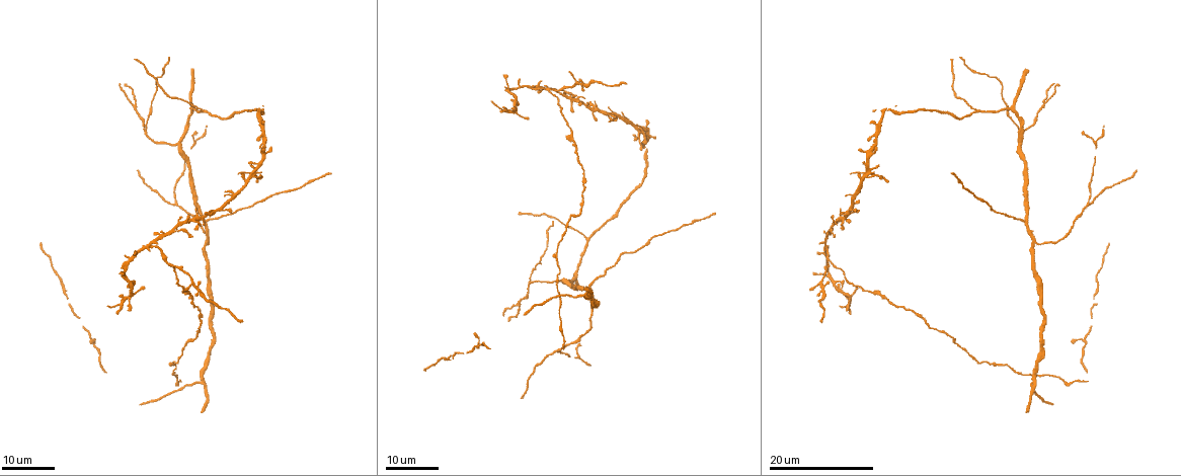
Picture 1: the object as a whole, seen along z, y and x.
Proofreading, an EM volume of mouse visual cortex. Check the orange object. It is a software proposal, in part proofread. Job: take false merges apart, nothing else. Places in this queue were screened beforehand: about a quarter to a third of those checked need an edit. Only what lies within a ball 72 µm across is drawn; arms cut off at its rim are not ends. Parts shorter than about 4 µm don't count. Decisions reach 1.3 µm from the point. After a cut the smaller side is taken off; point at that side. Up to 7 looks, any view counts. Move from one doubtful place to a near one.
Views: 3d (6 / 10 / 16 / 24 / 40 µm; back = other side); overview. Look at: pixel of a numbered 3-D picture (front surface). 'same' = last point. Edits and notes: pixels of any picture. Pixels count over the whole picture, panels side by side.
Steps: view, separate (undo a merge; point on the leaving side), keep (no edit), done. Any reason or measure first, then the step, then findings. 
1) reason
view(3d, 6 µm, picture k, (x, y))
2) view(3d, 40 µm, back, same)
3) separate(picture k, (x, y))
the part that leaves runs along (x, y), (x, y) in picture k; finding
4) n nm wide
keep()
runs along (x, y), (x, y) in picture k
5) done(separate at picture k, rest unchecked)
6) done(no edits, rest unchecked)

two arms at a narrow angle
view(3d, 24 µm, picture 1, (174, 229))

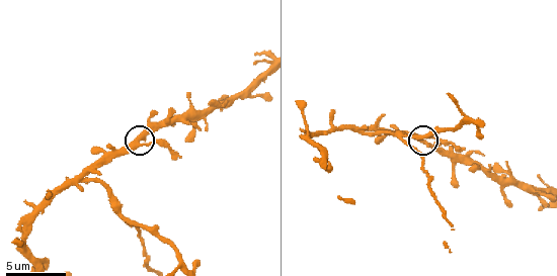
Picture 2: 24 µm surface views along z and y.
view(3d, 6 µm, picture 2, (138, 145))

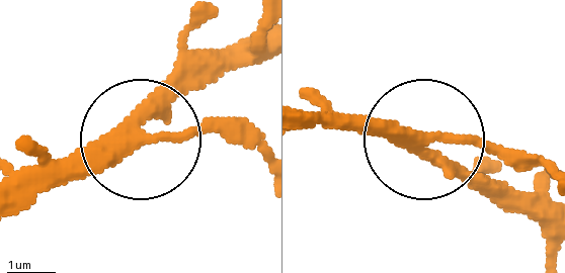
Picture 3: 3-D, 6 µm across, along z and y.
view(3d, 6 µm, back, picture 3, (138, 135))

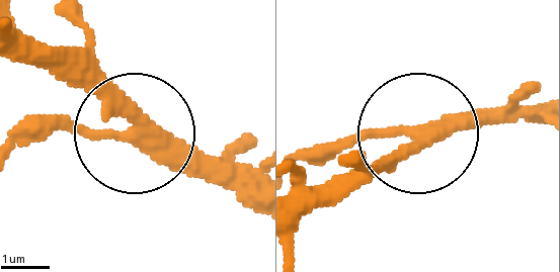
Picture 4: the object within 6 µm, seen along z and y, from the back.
keep()
runs along (16, 39), (65, 64), (130, 132), (20, 124) in picture 4; all the same neuron

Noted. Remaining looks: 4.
arms part here
view(3d, 16 µm, picture 1, (191, 111))

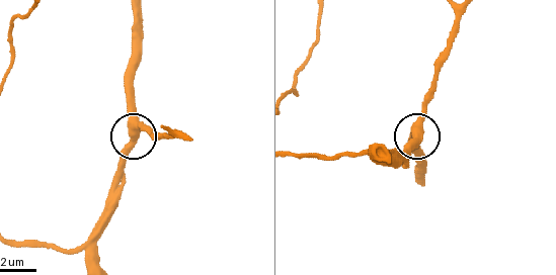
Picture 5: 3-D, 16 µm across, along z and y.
view(3d, 10 µm, picture 5, (129, 128))

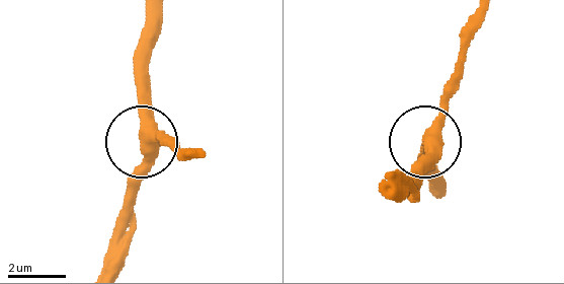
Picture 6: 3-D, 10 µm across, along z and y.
440 nm wide
keep()
runs along (204, 154), (143, 137), (141, 69) in picture 6; one neuron here

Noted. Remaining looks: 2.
branch point
view(3d, 16 µm, picture 1, (517, 306))

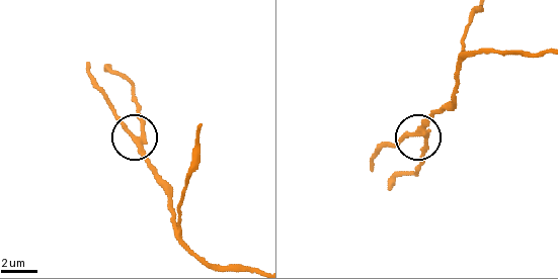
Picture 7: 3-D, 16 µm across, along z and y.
closer look
view(3d, 10 µm, picture 7, (139, 140))

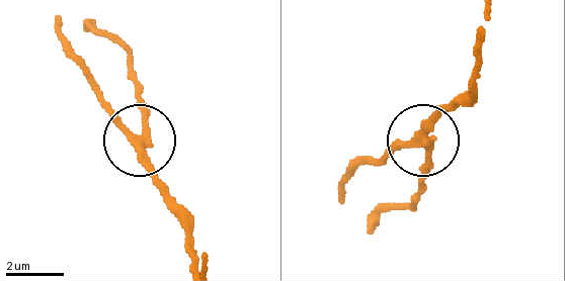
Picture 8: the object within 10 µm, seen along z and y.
separate(picture 8, (146, 107))
the part that leaves runs along (144, 135), (144, 94), (132, 66), (114, 43), (88, 29) in picture 8; a second neuron is stuck on

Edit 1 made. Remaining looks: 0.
done(separate at picture 8, rest unchecked)

